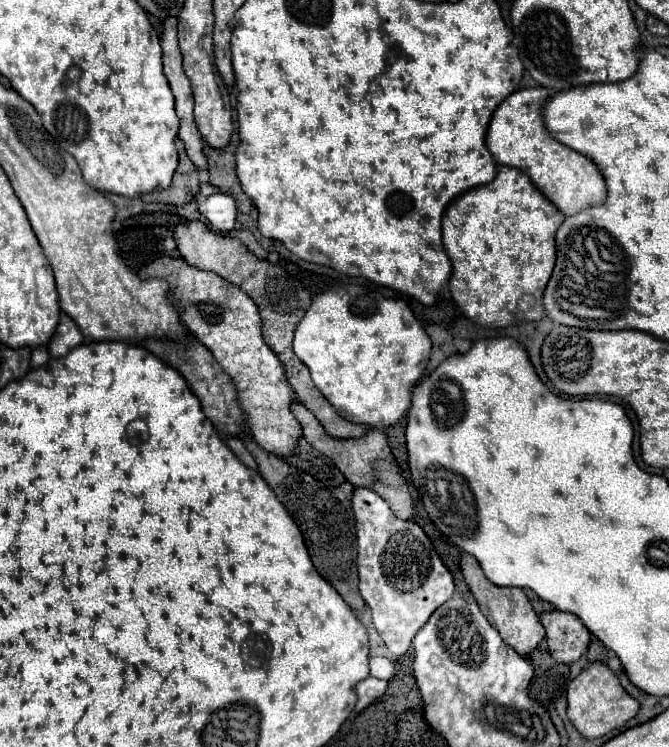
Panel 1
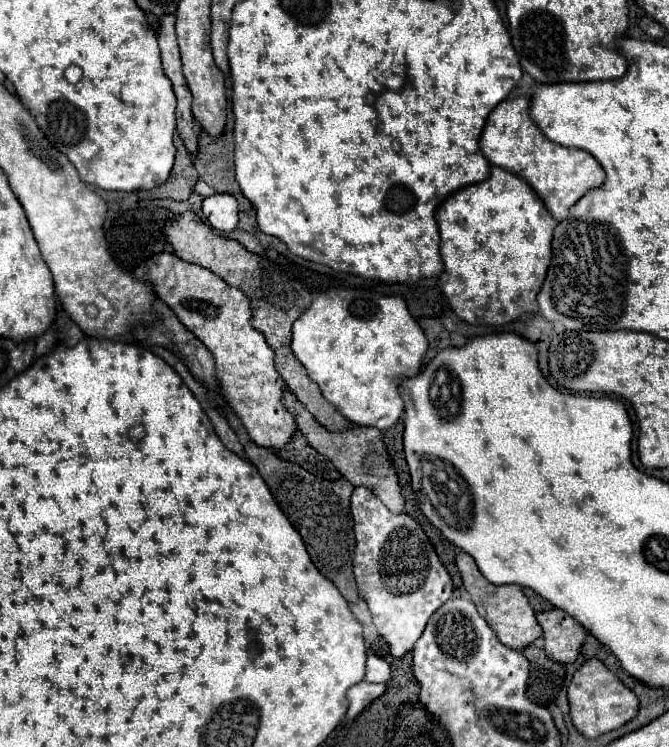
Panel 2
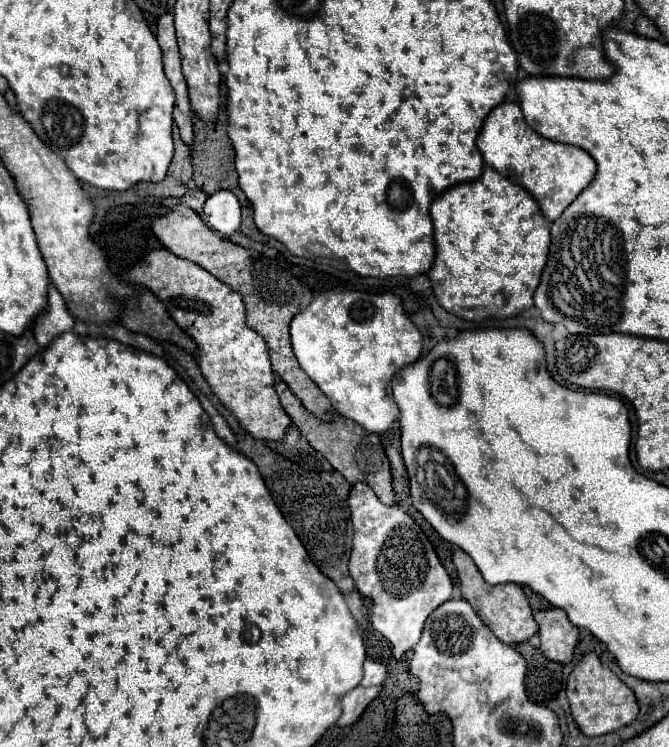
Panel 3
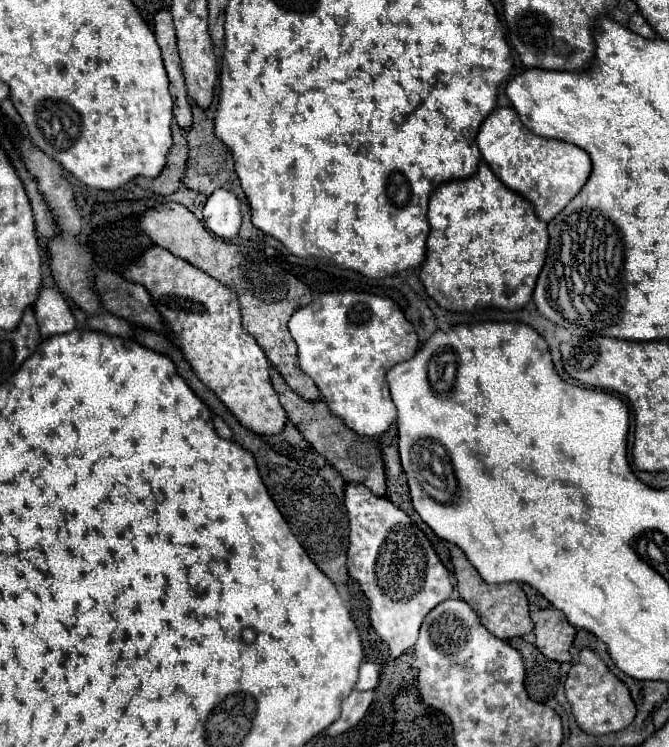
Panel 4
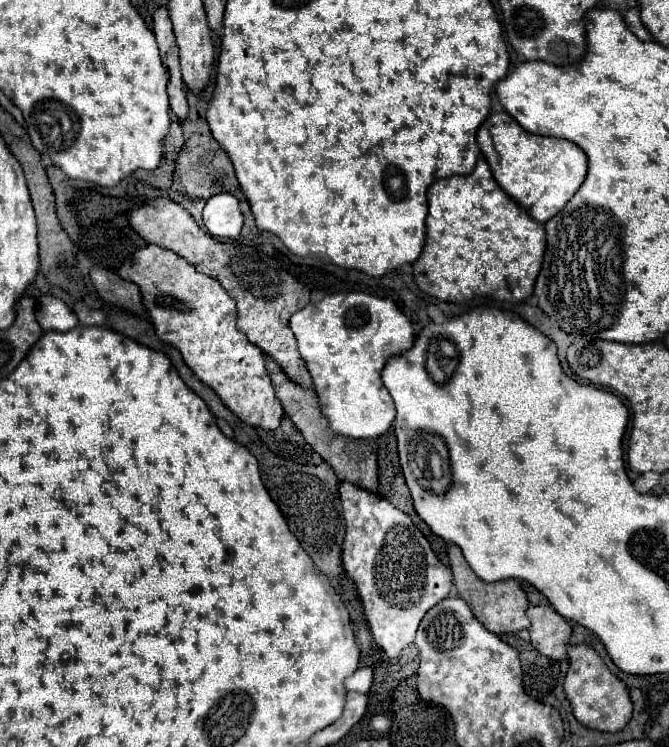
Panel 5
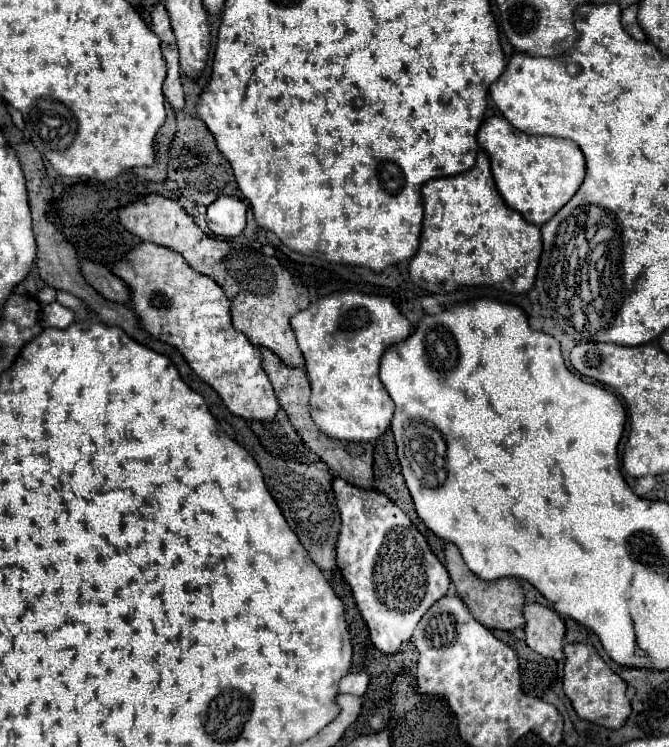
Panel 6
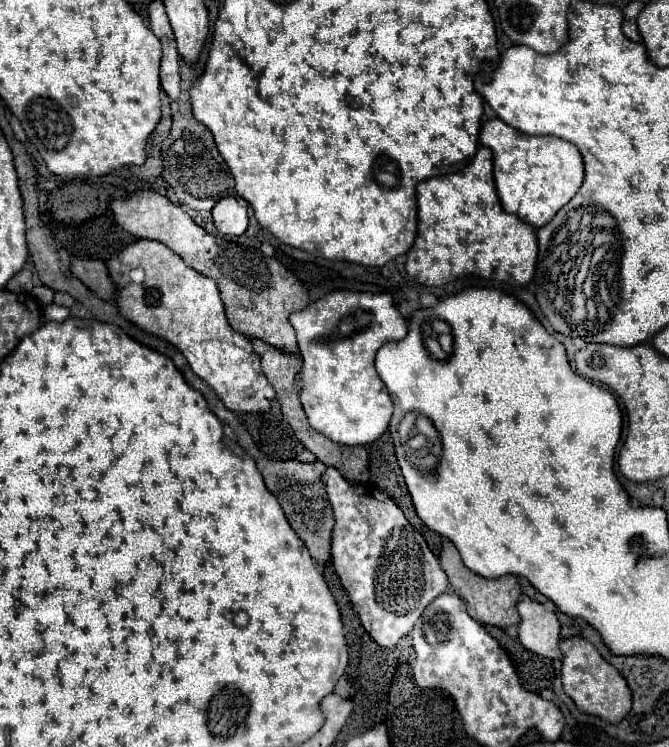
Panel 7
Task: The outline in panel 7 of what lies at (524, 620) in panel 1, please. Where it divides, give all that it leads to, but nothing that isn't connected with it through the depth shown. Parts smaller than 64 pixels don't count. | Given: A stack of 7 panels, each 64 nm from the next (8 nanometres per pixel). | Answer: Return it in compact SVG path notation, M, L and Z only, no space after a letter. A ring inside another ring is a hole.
M450 540L442 542L442 552L440 552L440 564L452 584L452 588L456 590L456 594L466 602L468 606L468 614L478 620L480 624L490 624L490 626L498 626L498 628L508 628L508 626L516 626L520 624L520 614L516 610L516 604L522 596L520 592L520 584L518 578L514 576L502 576L502 578L482 578L478 574L474 574L472 570L468 570L456 550L456 546Z

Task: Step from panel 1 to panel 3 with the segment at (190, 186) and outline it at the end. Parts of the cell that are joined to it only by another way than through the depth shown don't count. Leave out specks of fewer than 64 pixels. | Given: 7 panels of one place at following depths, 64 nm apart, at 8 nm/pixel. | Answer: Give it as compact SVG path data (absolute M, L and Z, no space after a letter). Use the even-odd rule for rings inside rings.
M174 128L174 158L166 178L158 184L138 184L136 190L140 196L160 196L160 198L180 198L188 190L188 182L192 178L192 162L190 148L182 142L178 130Z

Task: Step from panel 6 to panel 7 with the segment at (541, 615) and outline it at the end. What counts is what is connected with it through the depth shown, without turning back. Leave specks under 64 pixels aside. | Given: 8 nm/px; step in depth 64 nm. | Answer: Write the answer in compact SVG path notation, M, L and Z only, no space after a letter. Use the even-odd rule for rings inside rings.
M526 596L518 602L518 612L522 616L522 622L518 626L518 640L522 642L522 646L550 660L562 658L558 646L560 622L556 614Z

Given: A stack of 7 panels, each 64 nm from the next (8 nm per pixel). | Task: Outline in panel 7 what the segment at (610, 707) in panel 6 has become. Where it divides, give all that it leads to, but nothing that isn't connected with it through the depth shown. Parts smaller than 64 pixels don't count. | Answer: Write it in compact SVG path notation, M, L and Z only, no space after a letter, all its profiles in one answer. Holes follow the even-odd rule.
M570 638L560 642L564 662L562 662L562 684L564 692L574 700L576 708L584 714L598 716L610 724L618 724L632 708L632 696L626 680L620 676L620 672L608 664L594 644L590 644L584 638Z

